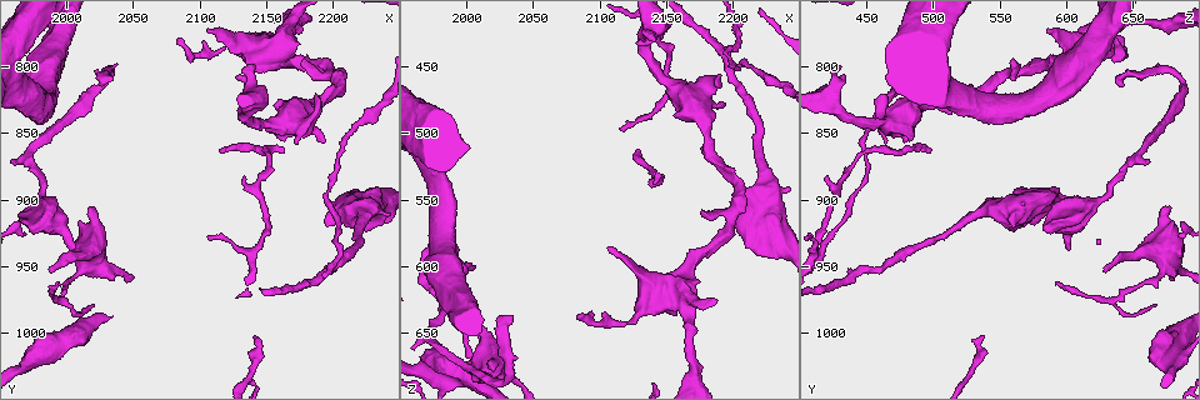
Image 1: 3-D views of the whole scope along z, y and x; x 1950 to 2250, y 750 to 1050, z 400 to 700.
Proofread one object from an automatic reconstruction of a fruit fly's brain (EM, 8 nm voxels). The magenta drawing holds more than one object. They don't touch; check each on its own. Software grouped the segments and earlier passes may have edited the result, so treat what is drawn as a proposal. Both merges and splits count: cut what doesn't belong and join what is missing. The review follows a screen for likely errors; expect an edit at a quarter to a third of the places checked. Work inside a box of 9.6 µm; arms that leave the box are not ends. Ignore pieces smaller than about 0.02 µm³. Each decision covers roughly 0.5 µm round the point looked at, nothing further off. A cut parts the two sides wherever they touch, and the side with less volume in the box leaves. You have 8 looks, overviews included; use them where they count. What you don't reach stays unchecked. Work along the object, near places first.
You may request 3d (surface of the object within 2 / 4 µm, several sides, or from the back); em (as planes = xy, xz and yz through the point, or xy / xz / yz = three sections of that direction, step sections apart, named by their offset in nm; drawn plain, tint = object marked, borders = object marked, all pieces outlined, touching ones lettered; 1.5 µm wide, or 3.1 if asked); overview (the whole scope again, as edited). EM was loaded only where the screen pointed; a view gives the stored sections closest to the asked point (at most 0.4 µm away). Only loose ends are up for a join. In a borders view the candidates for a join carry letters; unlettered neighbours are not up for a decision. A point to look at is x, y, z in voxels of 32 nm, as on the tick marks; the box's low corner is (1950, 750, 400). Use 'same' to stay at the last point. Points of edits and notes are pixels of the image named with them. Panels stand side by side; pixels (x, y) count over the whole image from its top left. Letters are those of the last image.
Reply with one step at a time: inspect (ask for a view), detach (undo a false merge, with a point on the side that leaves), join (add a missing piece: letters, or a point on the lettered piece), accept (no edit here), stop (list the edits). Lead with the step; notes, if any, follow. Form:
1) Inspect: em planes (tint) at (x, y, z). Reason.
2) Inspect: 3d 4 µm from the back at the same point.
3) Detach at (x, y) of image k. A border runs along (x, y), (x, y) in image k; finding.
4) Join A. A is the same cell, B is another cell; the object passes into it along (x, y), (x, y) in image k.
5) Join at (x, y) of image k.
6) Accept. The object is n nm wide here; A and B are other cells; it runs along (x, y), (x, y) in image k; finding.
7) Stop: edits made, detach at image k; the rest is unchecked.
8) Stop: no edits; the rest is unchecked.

Inspect: em planes (borders) at (2114, 860, 500). Tapers out.

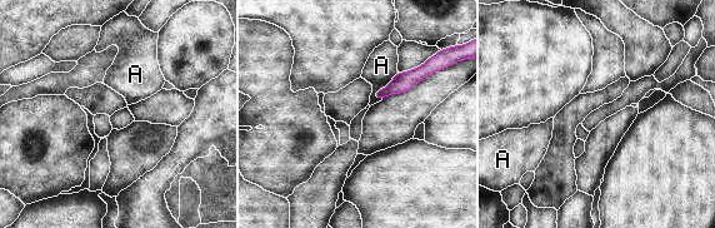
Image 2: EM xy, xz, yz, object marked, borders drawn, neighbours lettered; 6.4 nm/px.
Accept. The longest contact is with A, 240 nm; A is another cell; a border runs along (398, 72), (374, 93), (375, 99) in image 2; none of them fits.

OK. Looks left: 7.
Inspect: 3d 4 µm at (2036, 954, 686). Calibre changes.

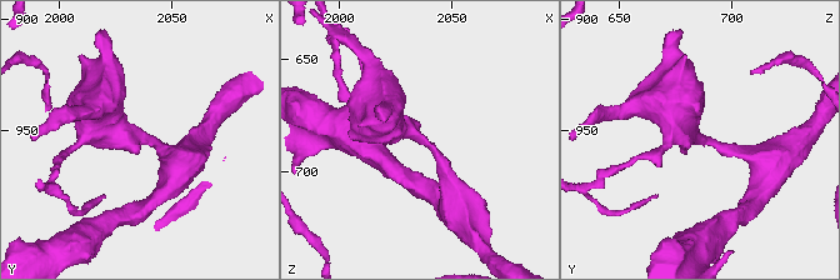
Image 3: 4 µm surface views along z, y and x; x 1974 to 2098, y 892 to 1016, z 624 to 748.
Inspect: em planes (tint) at (2036, 954, 687). Need the tissue.

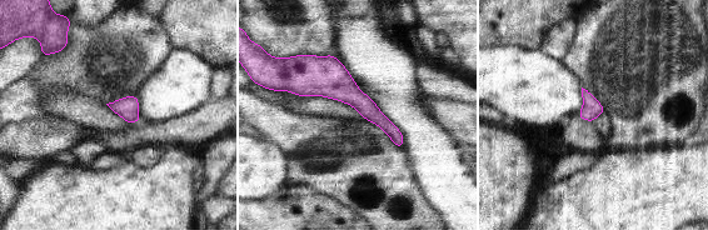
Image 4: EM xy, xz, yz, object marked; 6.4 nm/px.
Inspect: em planes (borders) at the same point. What lies round it.

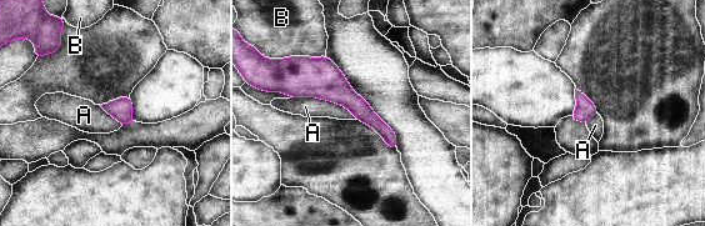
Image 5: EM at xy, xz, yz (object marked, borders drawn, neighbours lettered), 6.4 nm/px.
Accept. A and B are other cells; a border runs along (290, 96), (326, 99), (358, 119) in image 5; continuous, no second neuron.

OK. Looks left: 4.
Inspect: 3d 2 µm at (2132, 884, 422). Free end.

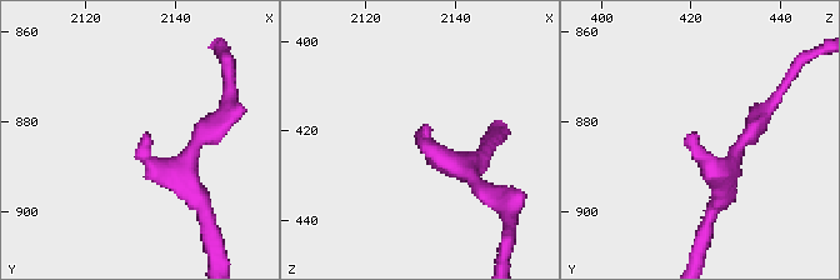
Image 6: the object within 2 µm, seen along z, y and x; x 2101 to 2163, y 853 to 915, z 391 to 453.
Inspect: em planes (borders) at (2134, 883, 420).

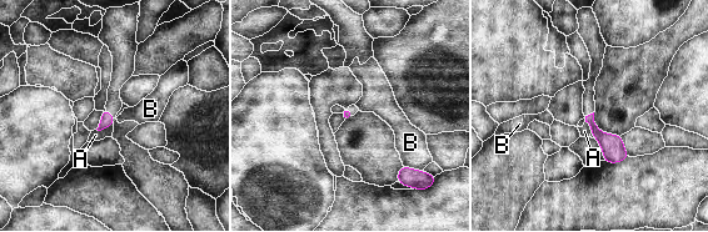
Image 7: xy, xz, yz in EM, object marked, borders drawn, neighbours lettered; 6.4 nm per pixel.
Accept. A and B are other cells; none of them fits.

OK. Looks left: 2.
Stop: no edits; the rest is unchecked.

